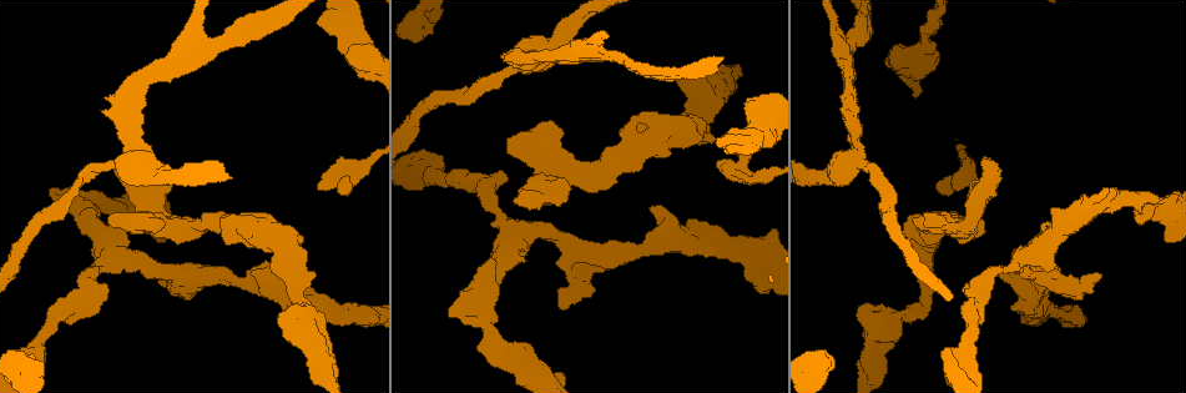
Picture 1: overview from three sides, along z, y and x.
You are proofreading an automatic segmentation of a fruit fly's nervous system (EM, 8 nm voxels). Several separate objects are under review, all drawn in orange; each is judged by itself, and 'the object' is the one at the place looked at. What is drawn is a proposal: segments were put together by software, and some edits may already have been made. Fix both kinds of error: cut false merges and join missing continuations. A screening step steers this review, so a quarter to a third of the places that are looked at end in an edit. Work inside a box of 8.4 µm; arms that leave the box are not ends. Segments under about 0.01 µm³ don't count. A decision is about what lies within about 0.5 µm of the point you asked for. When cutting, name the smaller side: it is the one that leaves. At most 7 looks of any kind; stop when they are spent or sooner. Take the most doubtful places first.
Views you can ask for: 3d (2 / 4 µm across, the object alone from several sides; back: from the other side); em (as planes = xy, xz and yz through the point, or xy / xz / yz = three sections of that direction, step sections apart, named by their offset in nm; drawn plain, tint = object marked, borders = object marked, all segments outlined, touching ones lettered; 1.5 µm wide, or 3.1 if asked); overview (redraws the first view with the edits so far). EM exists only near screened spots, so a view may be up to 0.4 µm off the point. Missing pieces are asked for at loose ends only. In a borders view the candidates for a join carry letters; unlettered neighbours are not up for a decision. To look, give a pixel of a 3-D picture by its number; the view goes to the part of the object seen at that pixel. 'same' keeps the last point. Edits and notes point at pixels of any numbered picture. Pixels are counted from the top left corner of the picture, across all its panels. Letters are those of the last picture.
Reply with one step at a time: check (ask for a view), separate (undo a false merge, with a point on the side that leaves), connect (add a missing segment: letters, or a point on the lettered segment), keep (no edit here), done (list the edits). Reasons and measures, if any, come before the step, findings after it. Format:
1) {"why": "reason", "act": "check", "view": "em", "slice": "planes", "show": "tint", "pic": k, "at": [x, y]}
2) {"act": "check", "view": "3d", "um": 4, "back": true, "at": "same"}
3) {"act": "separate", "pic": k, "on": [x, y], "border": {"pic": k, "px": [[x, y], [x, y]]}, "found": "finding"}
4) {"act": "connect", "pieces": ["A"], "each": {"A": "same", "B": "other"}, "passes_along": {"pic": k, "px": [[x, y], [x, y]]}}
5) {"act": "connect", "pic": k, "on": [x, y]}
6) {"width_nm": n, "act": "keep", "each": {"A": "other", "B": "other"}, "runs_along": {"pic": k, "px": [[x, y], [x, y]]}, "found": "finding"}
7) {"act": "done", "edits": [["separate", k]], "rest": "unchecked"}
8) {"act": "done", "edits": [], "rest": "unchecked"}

{"why": "free end", "act": "check", "view": "3d", "um": 2, "pic": 1, "at": [35, 358]}

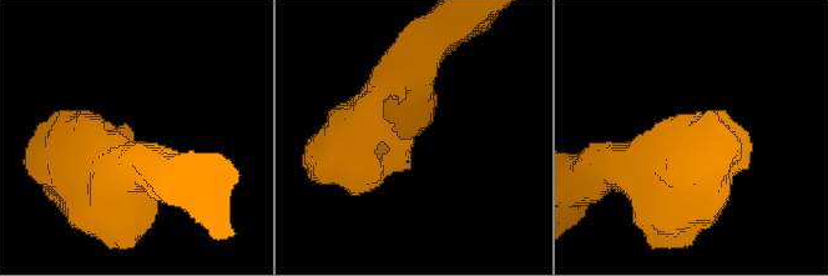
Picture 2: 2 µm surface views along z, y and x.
{"act": "check", "view": "em", "slice": "xy", "step": 8, "show": "tint", "pic": 2, "at": [130, 135]}

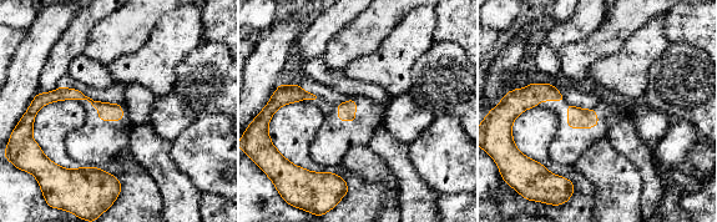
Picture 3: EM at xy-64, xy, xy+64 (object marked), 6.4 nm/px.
{"act": "check", "view": "em", "slice": "yz", "step": 4, "show": "borders", "at": "same"}

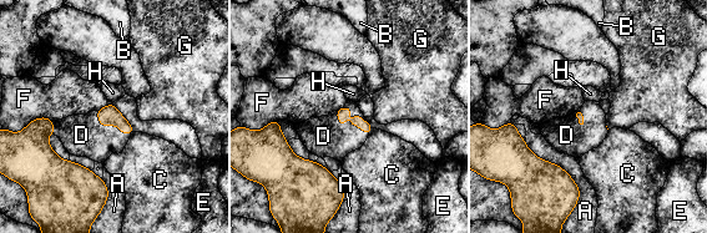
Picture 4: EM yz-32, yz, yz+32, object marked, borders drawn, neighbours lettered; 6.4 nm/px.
{"act": "connect", "pieces": ["D"], "each": {"A": "other", "B": "other", "C": "other", "D": "same", "E": "other", "F": "other", "G": "other", "H": "other"}, "found": "it goes on there"}

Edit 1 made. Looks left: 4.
{"act": "check", "view": "3d", "um": 4, "pic": 1, "at": [562, 309]}

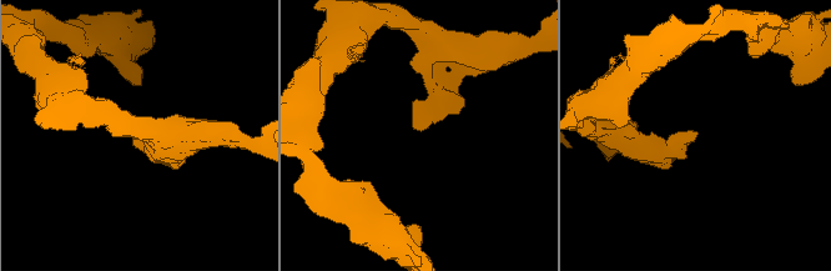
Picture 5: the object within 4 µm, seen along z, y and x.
{"why": "need the tissue", "act": "check", "view": "em", "slice": "xy", "step": 4, "show": "borders", "pic": 5, "at": [418, 130]}

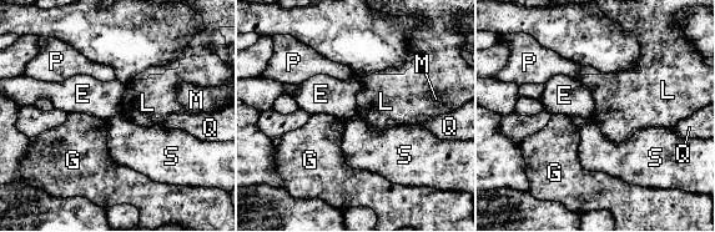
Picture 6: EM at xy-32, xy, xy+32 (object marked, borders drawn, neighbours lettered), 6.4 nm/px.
{"why": "cut it another way", "act": "check", "view": "em", "slice": "planes", "show": "borders", "at": "same"}

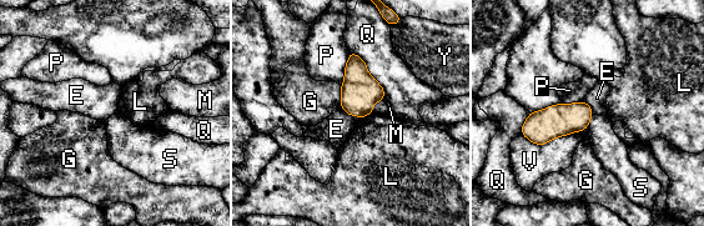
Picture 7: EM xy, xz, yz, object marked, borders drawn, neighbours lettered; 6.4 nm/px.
{"act": "keep", "each": {"E": "other", "G": "other", "L": "other", "M": "other", "P": "other", "Q": "other", "S": "other", "V": "other", "Y": "other"}, "border": {"pic": 7, "px": [[593, 115], [586, 129]]}, "found": "none of them fits"}

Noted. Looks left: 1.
{"why": "free end", "act": "check", "view": "em", "slice": "planes", "show": "borders", "pic": 1, "at": [986, 158]}

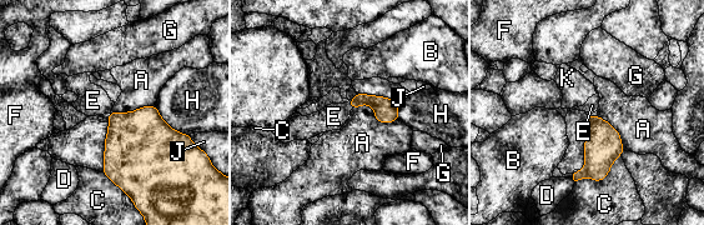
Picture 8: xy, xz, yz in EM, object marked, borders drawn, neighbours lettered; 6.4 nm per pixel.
{"act": "keep", "each": {"A": "other", "B": "other", "C": "other", "D": "other", "E": "other", "F": "other", "G": "other", "H": "other", "J": "other", "K": "other"}, "border": {"pic": 8, "px": [[350, 100], [352, 108]]}, "found": "no lettered segment goes on from it"}

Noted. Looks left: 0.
{"act": "done", "edits": [["connect", 4]], "rest": "unchecked"}

